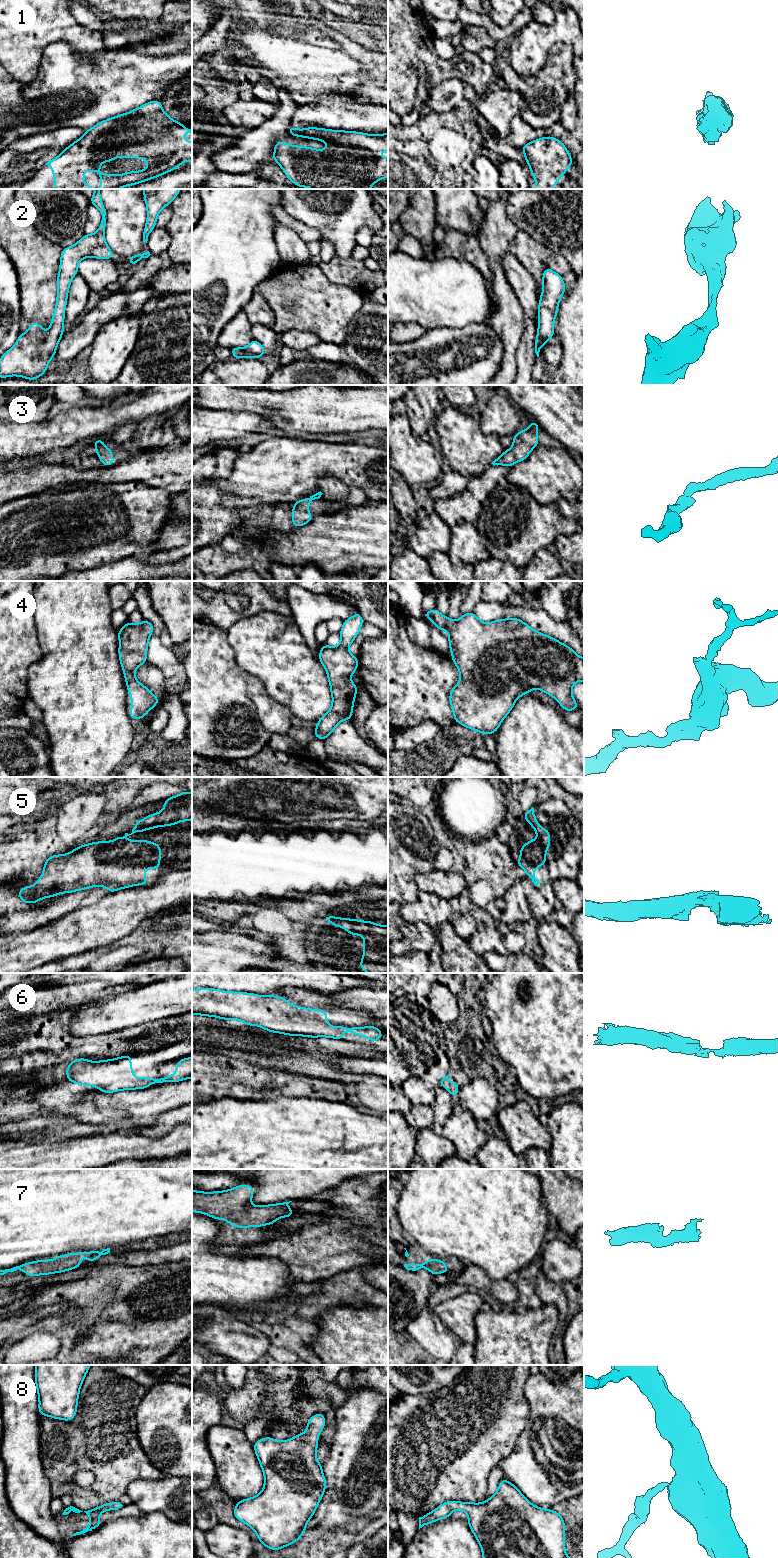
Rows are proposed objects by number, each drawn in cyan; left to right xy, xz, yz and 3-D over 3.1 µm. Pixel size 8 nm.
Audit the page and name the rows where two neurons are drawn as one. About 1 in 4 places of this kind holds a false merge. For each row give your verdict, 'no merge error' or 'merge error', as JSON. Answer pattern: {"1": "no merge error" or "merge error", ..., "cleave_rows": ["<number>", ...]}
{"1": "no merge error", "2": "no merge error", "3": "no merge error", "4": "no merge error", "5": "no merge error", "6": "no merge error", "7": "no merge error", "8": "no merge error", "cleave_rows": []}

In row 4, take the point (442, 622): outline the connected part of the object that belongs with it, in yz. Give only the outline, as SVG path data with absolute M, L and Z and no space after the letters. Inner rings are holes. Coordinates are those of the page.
M436 608L424 612L424 615L441 632L444 629L449 631L448 639L452 661L460 673L459 683L452 688L449 695L455 722L471 730L477 730L482 735L494 734L512 710L516 700L534 689L542 690L554 697L566 712L578 709L578 704L572 696L572 687L577 681L584 682L584 658L578 656L569 646L532 629L517 618L483 623L473 612L469 612L453 621L442 615Z

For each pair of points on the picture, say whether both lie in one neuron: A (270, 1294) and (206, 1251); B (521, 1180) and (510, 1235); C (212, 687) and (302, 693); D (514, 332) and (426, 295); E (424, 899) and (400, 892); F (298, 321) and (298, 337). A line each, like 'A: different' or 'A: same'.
A: same
B: same
C: different
D: different
E: different
F: different

